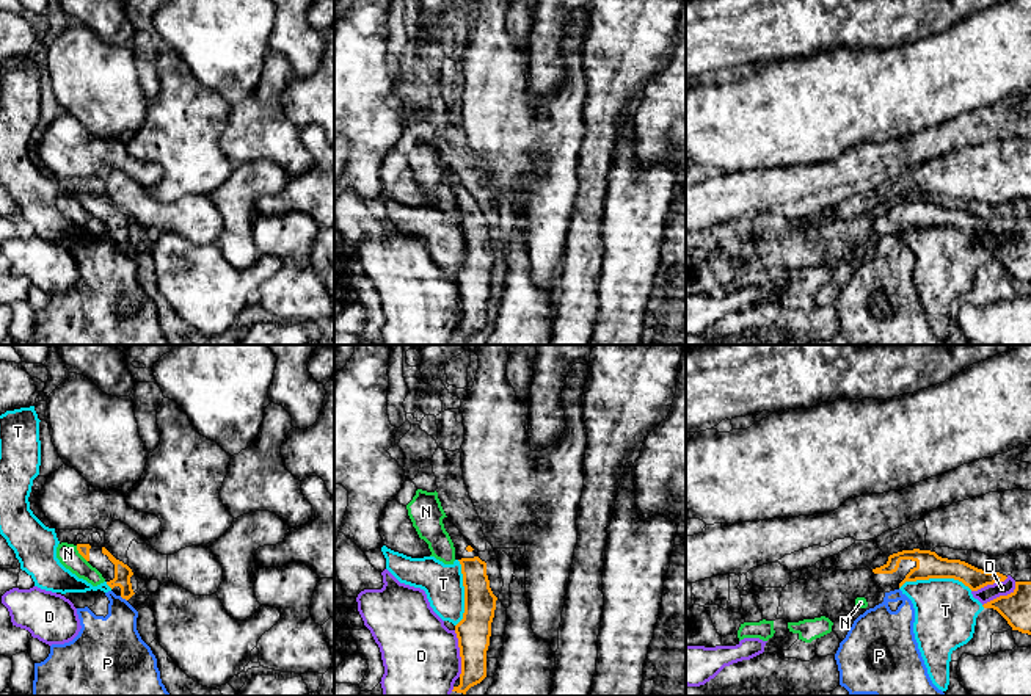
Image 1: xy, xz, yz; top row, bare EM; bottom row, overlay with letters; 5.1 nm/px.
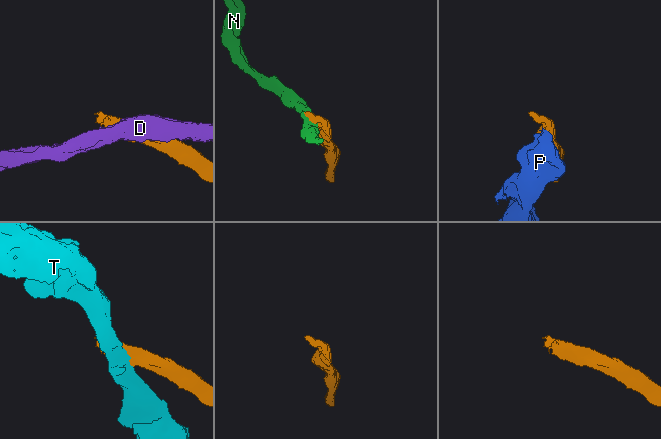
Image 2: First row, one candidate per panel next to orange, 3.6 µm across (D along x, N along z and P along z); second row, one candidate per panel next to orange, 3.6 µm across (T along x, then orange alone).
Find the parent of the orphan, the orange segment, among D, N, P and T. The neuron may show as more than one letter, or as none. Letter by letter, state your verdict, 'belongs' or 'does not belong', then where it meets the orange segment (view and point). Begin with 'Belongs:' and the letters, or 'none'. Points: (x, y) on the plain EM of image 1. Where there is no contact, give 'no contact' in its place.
Belongs: none
D: does not belong; contact xz (460, 303)
N: does not belong; contact xy (79, 201)
P: does not belong; contact xy (123, 246)
T: does not belong; contact yz (936, 226)

